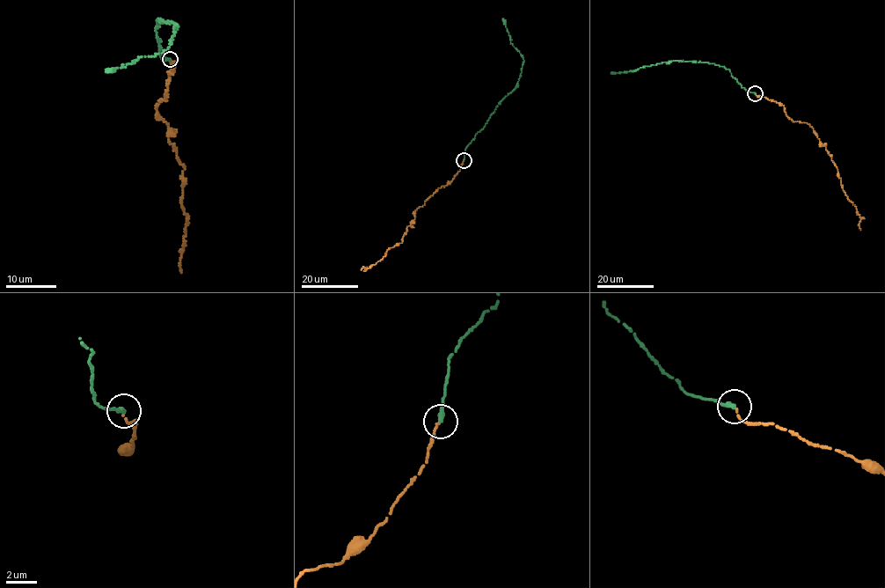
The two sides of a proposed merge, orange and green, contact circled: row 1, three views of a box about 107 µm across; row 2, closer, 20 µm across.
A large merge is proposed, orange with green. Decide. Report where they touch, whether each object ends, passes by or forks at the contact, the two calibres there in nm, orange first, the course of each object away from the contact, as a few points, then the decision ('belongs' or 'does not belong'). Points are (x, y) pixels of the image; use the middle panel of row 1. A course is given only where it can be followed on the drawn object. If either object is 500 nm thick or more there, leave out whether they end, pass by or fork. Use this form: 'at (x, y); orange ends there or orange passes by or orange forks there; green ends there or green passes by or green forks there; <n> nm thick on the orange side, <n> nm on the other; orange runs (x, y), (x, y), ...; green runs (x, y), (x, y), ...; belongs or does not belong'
at (464, 160); orange ends there; green ends there; 150 nm thick on the orange side, 320 nm on the other; orange runs (464, 160), (450, 182), (415, 209), (401, 242), (362, 269); green runs (464, 160), (465, 147), (518, 82), (522, 56), (511, 43), (502, 18); belongs

